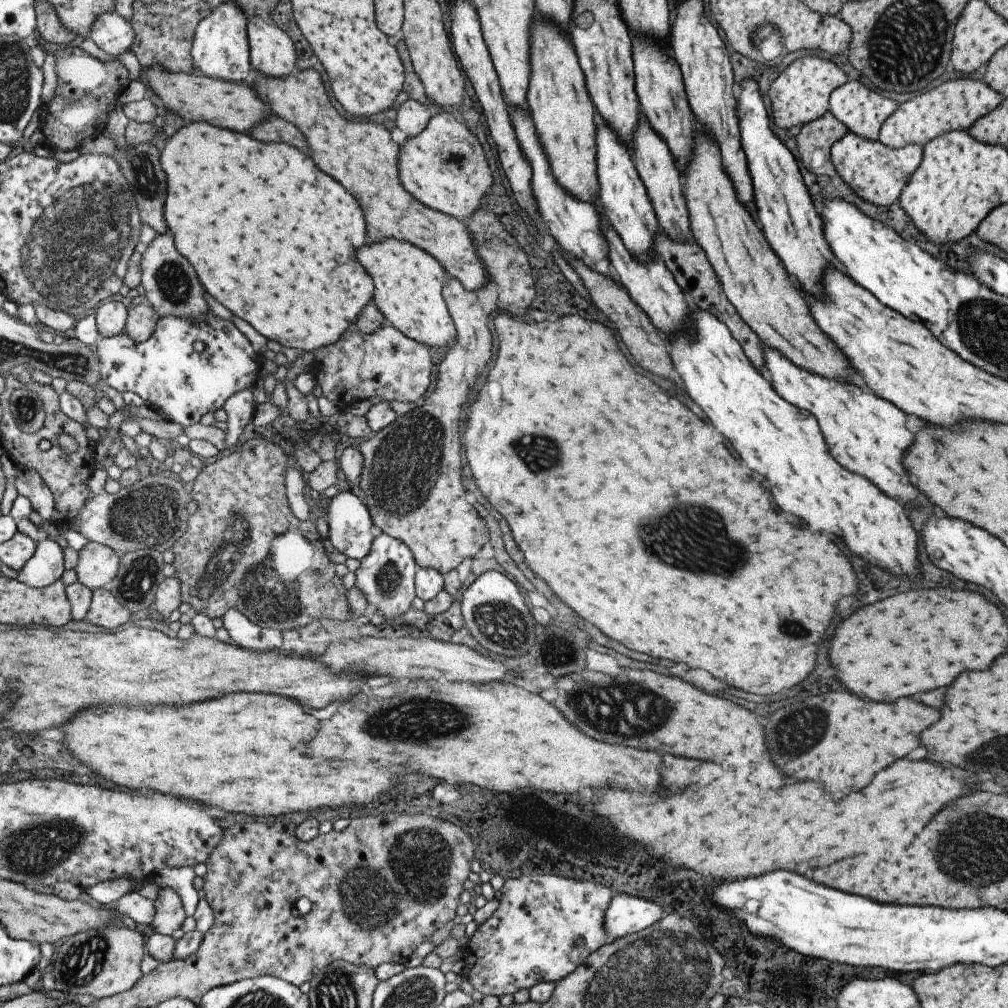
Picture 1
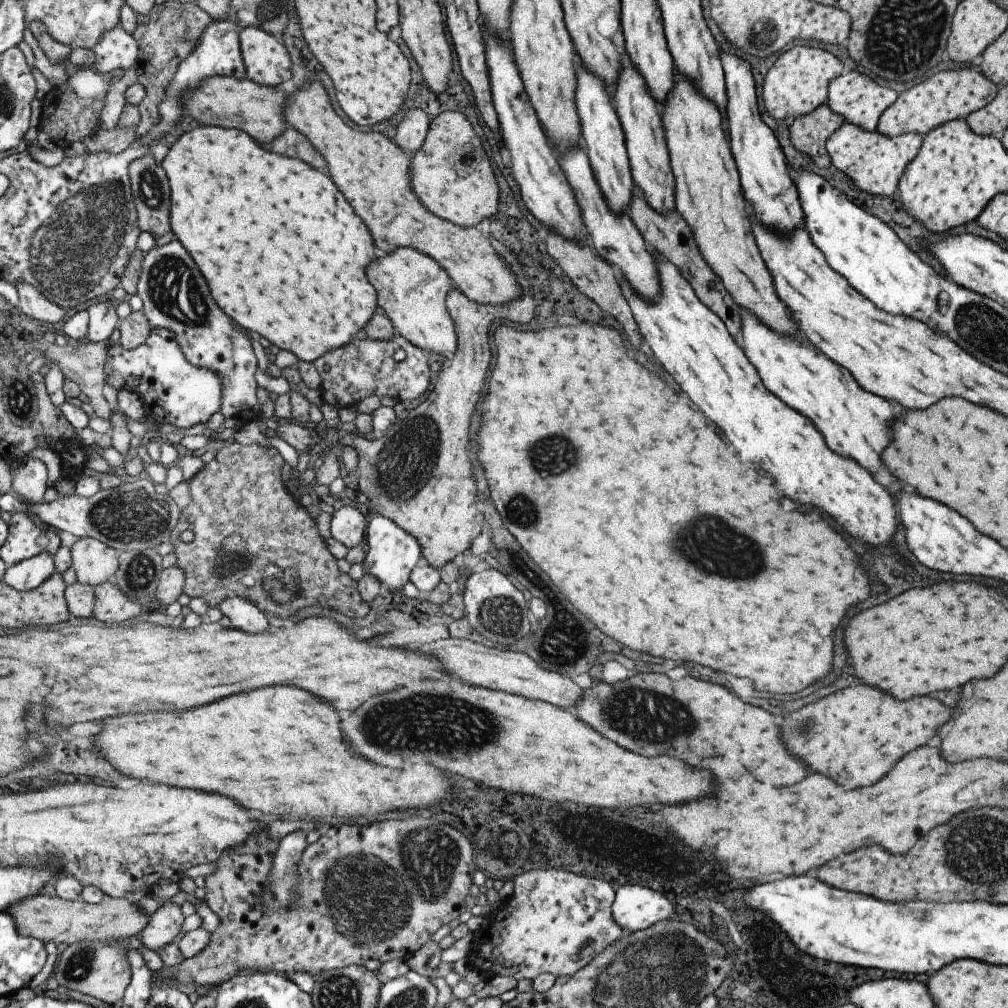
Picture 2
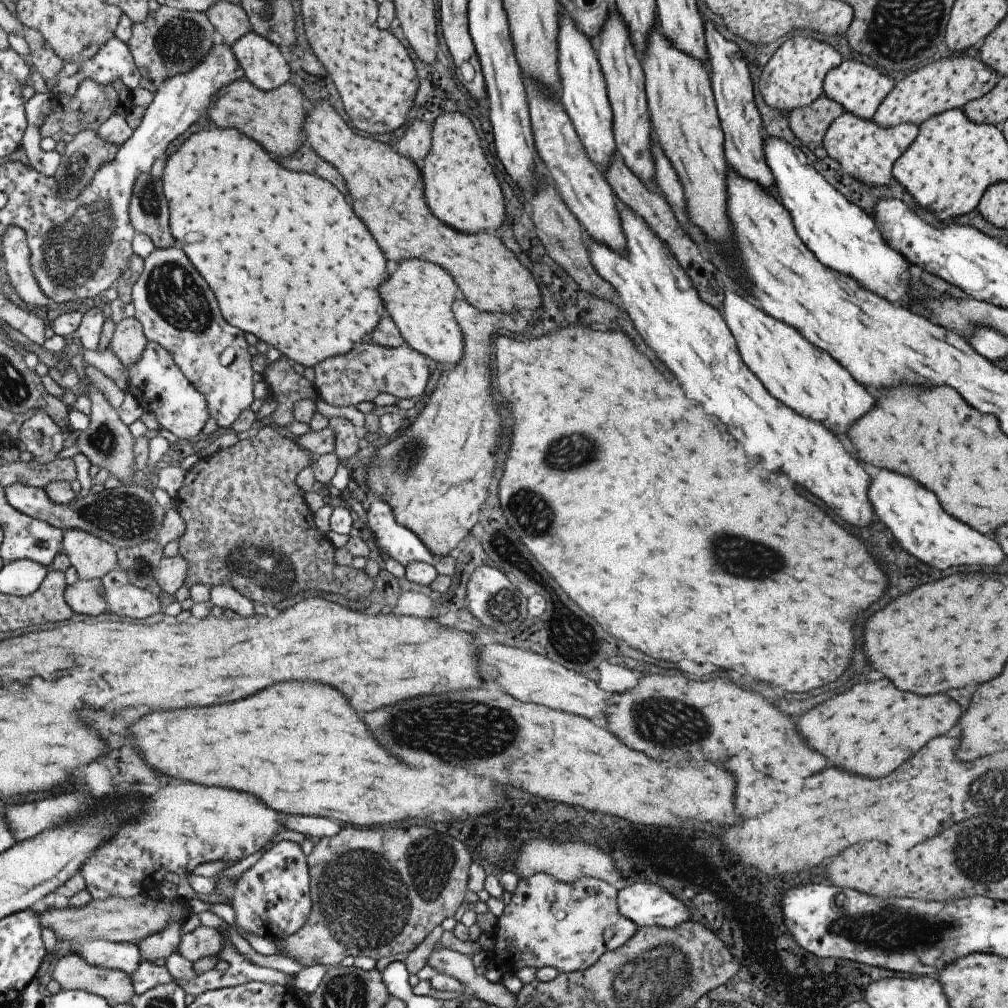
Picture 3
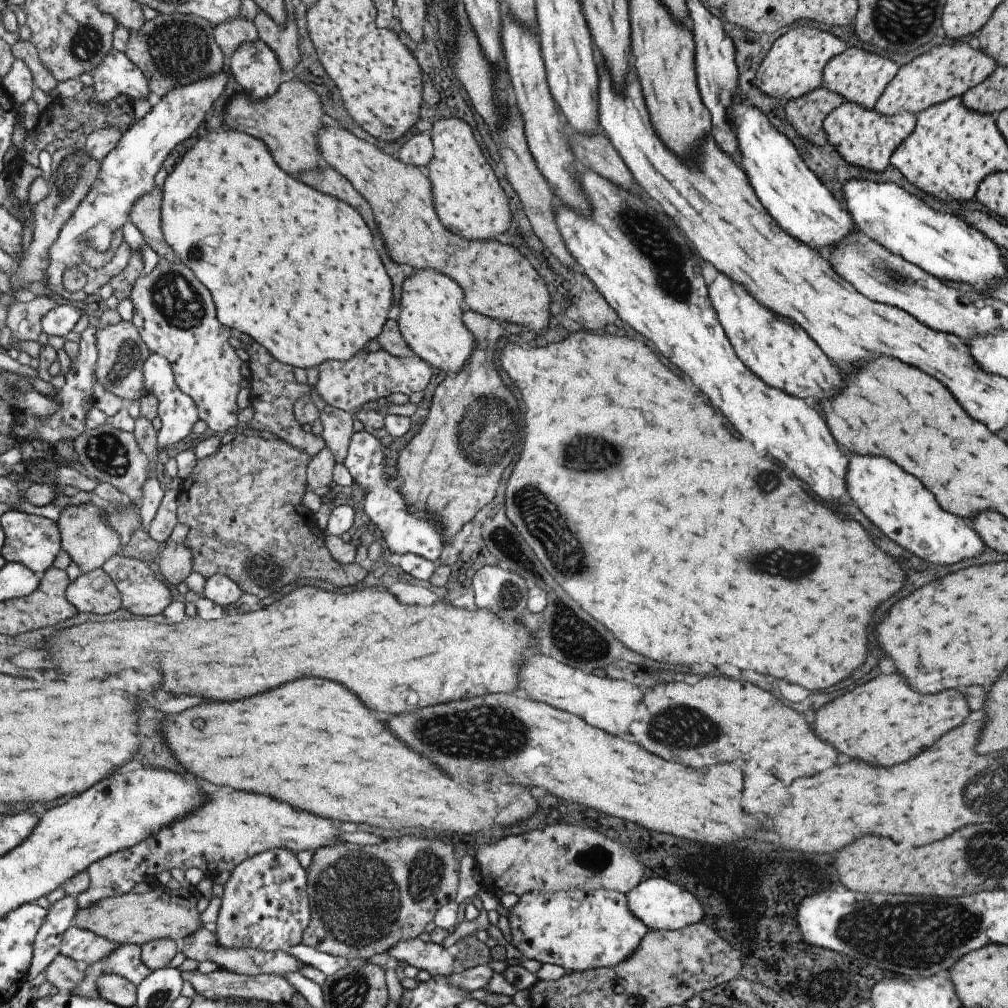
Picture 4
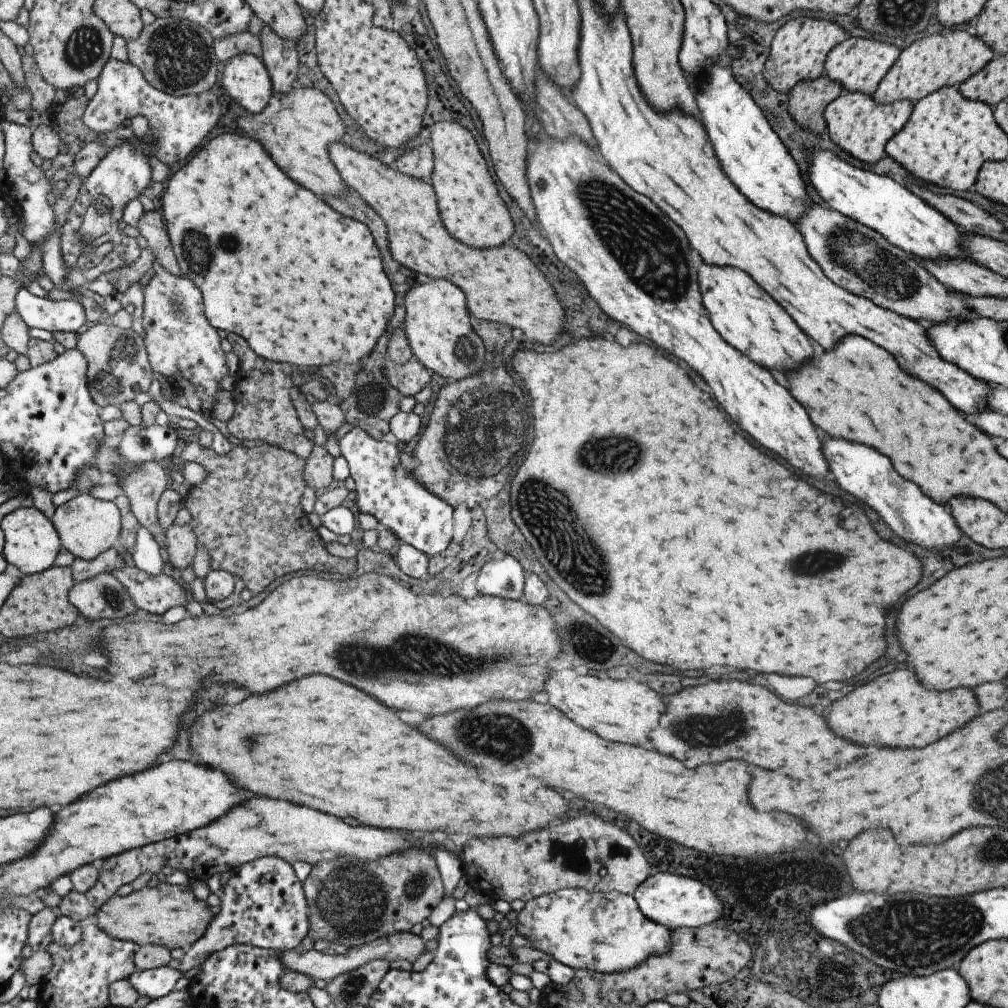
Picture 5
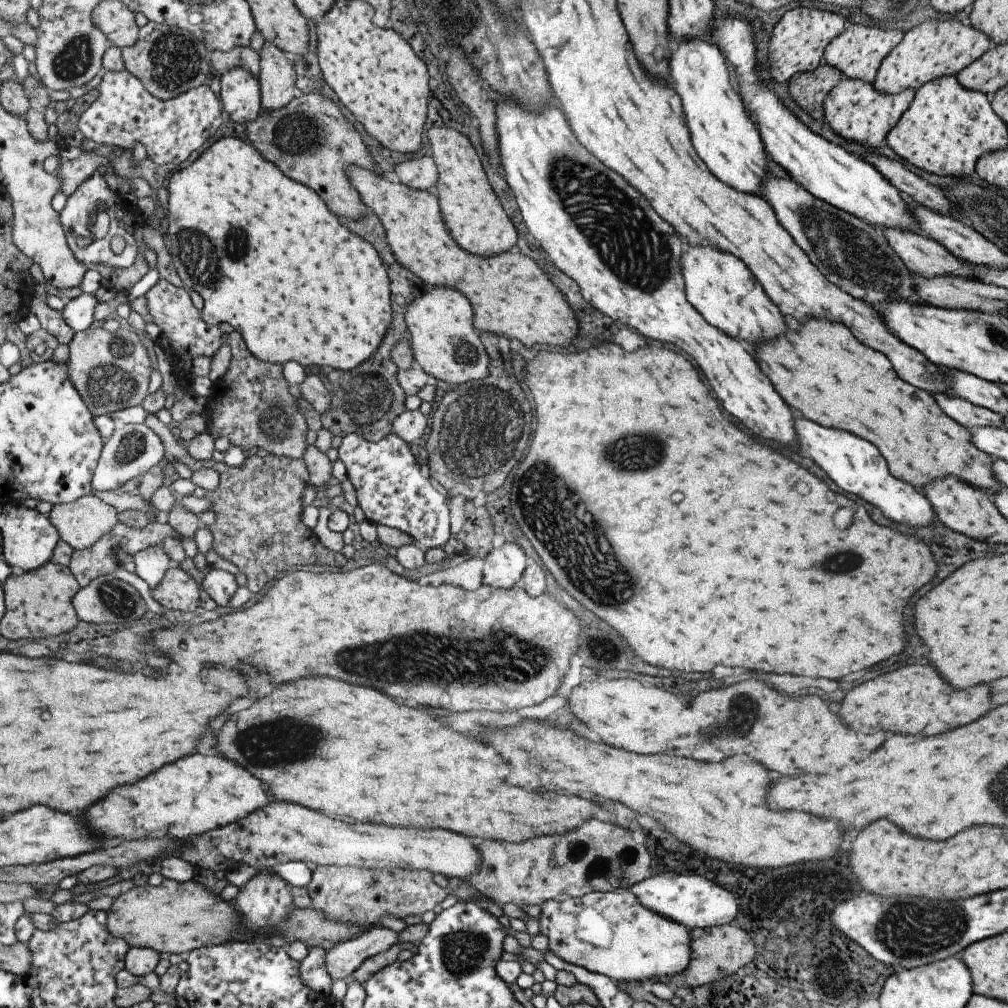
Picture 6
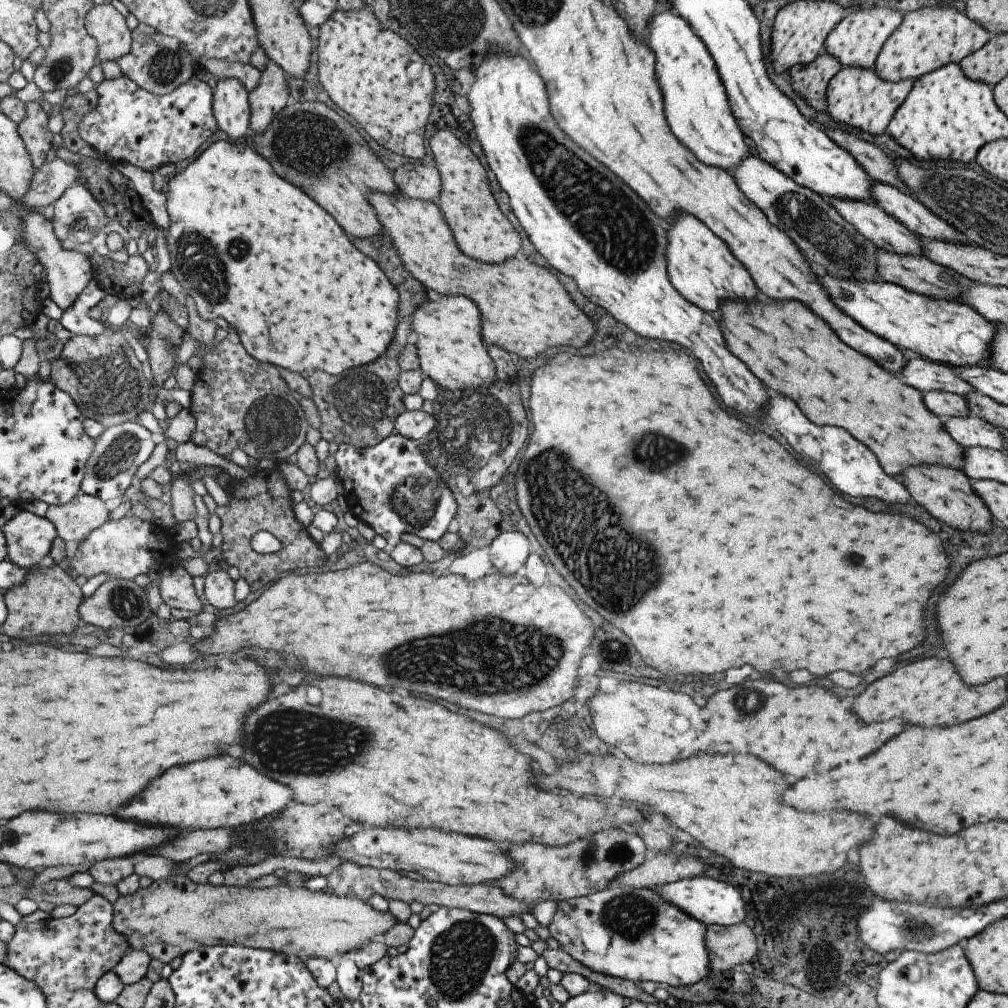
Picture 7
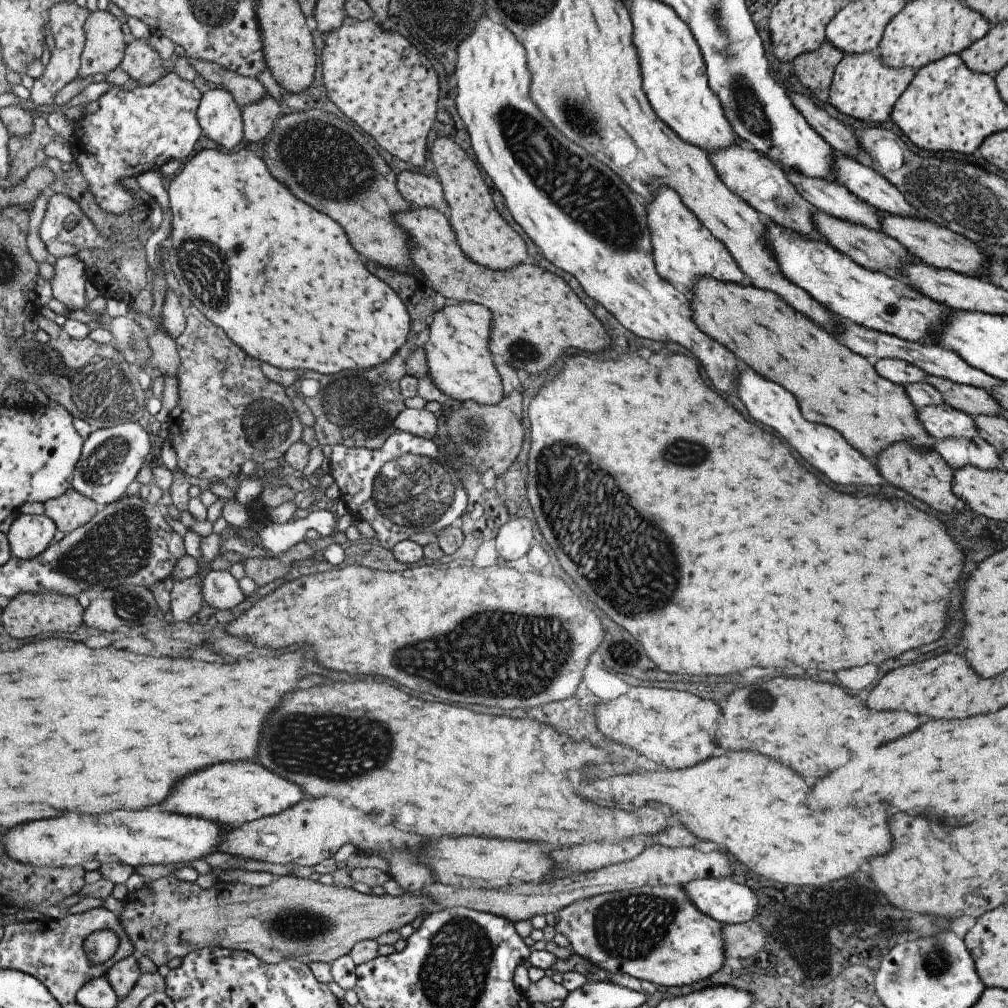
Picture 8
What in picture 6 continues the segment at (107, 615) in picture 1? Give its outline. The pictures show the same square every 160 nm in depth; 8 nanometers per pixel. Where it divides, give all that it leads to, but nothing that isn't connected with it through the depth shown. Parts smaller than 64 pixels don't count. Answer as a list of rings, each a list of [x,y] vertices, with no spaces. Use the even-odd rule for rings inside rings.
[[[169,567],[161,580],[150,588],[150,595],[157,604],[170,610],[191,612],[199,604],[199,588],[191,577],[180,568]]]

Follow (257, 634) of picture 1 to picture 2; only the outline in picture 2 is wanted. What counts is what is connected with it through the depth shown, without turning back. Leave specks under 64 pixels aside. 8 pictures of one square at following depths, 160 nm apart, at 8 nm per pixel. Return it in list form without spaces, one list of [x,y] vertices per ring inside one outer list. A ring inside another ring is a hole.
[[[239,597],[223,599],[218,604],[222,616],[227,616],[231,626],[243,632],[265,632],[269,628],[267,615],[261,612],[255,605]]]

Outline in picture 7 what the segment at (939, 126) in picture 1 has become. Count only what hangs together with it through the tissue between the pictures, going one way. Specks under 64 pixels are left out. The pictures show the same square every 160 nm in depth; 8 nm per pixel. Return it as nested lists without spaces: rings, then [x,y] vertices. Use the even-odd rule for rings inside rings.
[[[923,7],[902,16],[899,26],[882,44],[872,70],[881,80],[890,83],[915,80],[946,64],[958,65],[961,59],[979,50],[988,40],[989,33],[964,12],[954,8]]]

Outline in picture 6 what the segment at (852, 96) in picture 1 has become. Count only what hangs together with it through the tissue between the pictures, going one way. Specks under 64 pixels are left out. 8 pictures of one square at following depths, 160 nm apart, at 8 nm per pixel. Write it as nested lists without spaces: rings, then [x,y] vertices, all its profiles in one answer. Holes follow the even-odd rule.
[[[848,24],[847,28],[838,34],[825,47],[822,62],[836,68],[847,79],[859,79],[872,83],[881,61],[889,51],[901,40],[903,33],[885,28],[869,28],[863,25]]]

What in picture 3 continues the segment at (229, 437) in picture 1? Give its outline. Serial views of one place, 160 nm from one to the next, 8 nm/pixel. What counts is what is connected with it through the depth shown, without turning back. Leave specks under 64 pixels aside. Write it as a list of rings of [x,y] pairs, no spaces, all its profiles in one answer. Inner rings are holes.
[[[154,248],[149,256],[142,259],[142,271],[133,283],[130,295],[134,316],[142,326],[147,341],[160,344],[175,361],[183,376],[205,397],[208,415],[217,426],[227,428],[243,410],[253,402],[253,370],[247,351],[244,332],[223,320],[216,298],[197,269],[189,262],[181,248]]]

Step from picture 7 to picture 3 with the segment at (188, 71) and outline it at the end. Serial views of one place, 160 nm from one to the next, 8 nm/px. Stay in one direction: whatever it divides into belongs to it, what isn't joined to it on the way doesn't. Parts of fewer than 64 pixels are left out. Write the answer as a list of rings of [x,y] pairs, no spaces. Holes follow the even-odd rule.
[[[159,5],[157,10],[149,12],[149,16],[143,22],[132,23],[130,31],[131,34],[126,43],[140,74],[138,86],[152,93],[165,79],[187,72],[200,63],[216,41],[215,29],[203,12],[180,11],[165,5]]]

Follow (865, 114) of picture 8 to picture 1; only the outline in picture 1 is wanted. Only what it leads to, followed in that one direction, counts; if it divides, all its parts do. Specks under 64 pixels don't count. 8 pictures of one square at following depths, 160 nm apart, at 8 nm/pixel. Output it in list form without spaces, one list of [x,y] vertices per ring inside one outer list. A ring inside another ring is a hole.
[[[849,131],[830,148],[830,161],[837,176],[846,182],[861,200],[866,200],[875,206],[889,206],[897,202],[899,193],[908,183],[921,159],[921,145],[905,145],[892,149],[887,148],[878,140],[865,140]]]

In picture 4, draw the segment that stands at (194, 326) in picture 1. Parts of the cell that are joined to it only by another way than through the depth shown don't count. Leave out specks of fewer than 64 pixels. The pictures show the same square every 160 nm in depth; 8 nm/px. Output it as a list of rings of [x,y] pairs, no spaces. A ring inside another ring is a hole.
[[[149,353],[149,356],[143,361],[142,379],[145,393],[153,394],[158,402],[156,415],[160,418],[161,427],[156,432],[156,450],[157,455],[162,455],[167,447],[183,440],[191,433],[191,426],[199,419],[198,410],[192,398],[181,392],[181,389],[175,384],[172,366],[163,355]]]

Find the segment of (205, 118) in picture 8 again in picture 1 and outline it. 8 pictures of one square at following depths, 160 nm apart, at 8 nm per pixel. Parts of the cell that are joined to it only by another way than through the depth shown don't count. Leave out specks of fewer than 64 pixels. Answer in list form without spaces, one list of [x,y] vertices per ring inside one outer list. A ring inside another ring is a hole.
[[[258,15],[247,19],[246,35],[254,71],[266,77],[281,78],[296,70],[293,41],[271,20],[265,21]]]

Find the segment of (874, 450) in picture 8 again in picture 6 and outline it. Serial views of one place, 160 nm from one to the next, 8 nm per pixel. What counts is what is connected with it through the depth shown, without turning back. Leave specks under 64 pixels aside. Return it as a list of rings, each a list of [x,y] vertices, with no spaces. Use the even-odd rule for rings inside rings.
[[[809,320],[809,324],[803,324],[797,334],[787,330],[775,340],[761,343],[750,350],[761,372],[771,380],[773,388],[791,408],[799,410],[807,420],[813,420],[819,426],[839,428],[875,444],[875,448],[885,458],[891,476],[895,476],[897,480],[909,482],[913,486],[923,486],[937,478],[953,477],[989,495],[996,493],[1002,484],[993,476],[993,457],[970,443],[970,429],[957,424],[941,412],[931,394],[899,380],[883,354],[863,346],[849,332],[850,330],[841,324]],[[815,380],[827,382],[827,388],[821,388],[821,384],[817,384]]]

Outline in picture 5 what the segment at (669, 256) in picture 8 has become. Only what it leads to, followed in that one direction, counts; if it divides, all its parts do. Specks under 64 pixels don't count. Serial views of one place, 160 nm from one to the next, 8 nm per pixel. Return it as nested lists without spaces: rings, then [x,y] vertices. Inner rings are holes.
[[[701,264],[697,282],[709,322],[721,338],[765,370],[789,372],[811,358],[813,348],[789,314],[777,306],[745,272]]]

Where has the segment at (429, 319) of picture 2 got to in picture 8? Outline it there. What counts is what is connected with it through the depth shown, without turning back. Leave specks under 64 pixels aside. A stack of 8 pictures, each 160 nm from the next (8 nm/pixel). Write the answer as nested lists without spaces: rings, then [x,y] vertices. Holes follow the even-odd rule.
[[[456,301],[455,304],[436,309],[428,326],[429,338],[423,345],[428,377],[451,400],[460,403],[472,401],[478,405],[497,404],[502,393],[495,359],[488,349],[491,313],[483,305]]]

